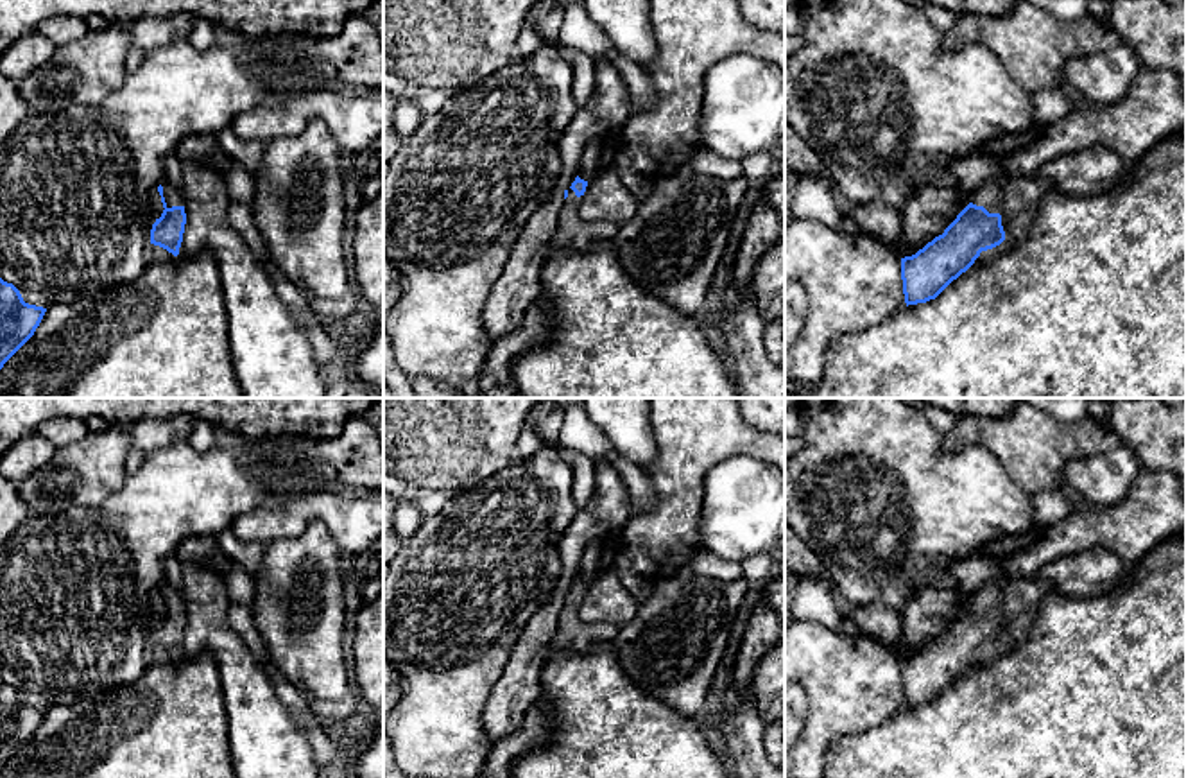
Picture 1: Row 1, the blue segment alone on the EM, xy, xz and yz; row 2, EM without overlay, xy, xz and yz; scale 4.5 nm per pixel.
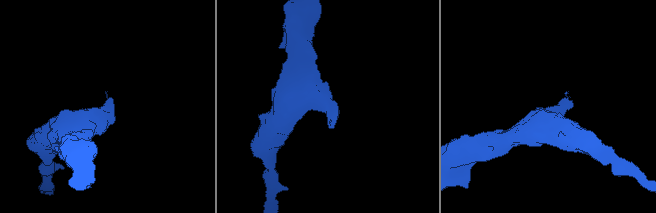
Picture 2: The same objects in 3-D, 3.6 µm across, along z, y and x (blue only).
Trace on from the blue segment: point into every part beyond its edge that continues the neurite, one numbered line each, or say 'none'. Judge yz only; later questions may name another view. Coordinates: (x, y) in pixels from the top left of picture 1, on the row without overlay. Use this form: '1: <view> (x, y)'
1: yz (1016, 601)

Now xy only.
1: xy (172, 597)

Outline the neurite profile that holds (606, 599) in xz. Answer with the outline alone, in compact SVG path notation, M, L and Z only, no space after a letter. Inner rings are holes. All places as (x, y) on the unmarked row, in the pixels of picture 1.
M616 568L602 570L588 583L579 617L584 624L623 626L634 618L640 602L625 590Z

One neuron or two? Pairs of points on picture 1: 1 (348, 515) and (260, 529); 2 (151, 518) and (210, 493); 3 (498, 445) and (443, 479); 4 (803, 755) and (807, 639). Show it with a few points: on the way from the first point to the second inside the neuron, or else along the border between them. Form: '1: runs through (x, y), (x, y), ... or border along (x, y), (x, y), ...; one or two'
1: runs through (326, 511), (296, 511), (282, 518); one
2: runs through (165, 504), (176, 493), (196, 493); one
3: runs through (484, 452), (470, 452), (457, 465); one
4: runs through (821, 726), (821, 667); one

